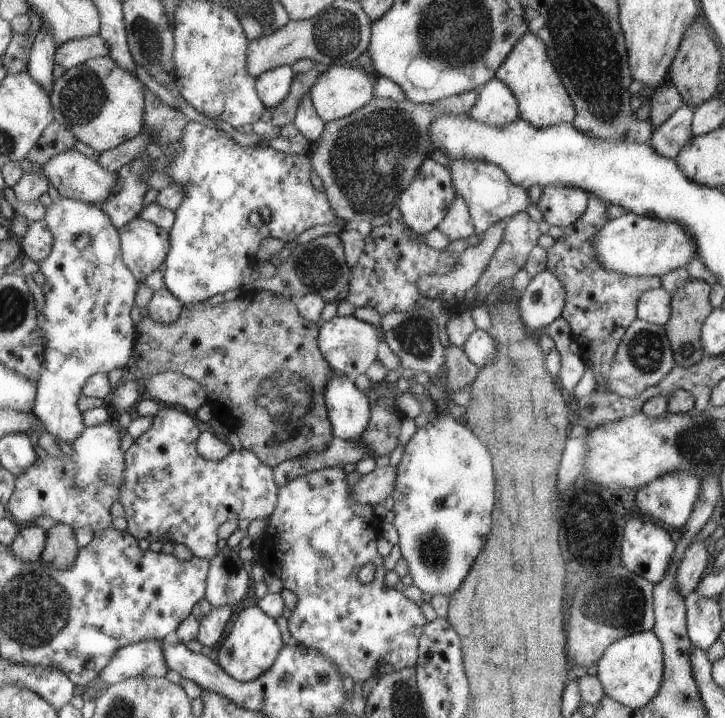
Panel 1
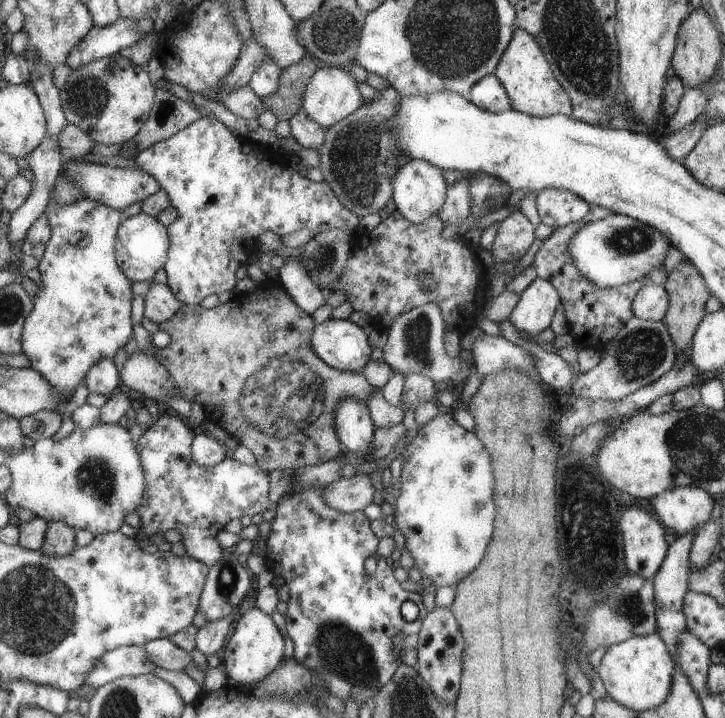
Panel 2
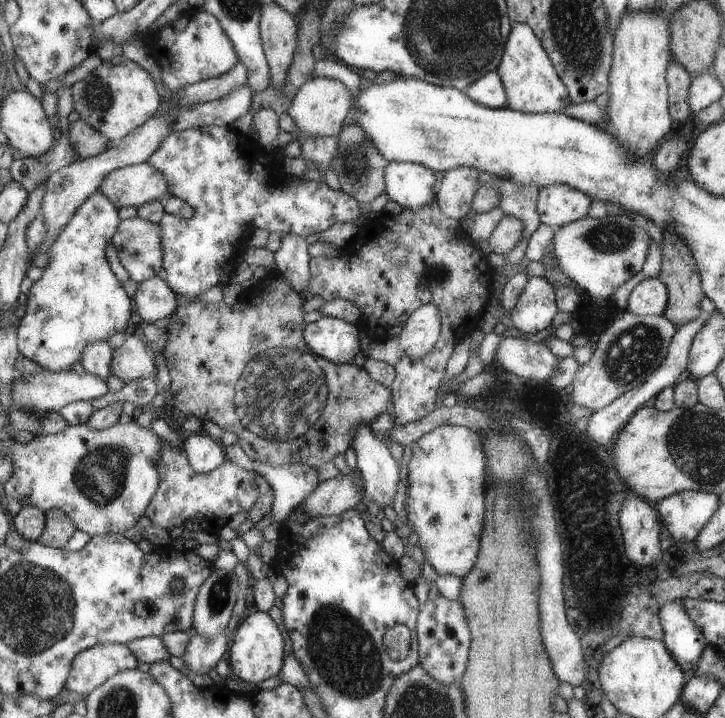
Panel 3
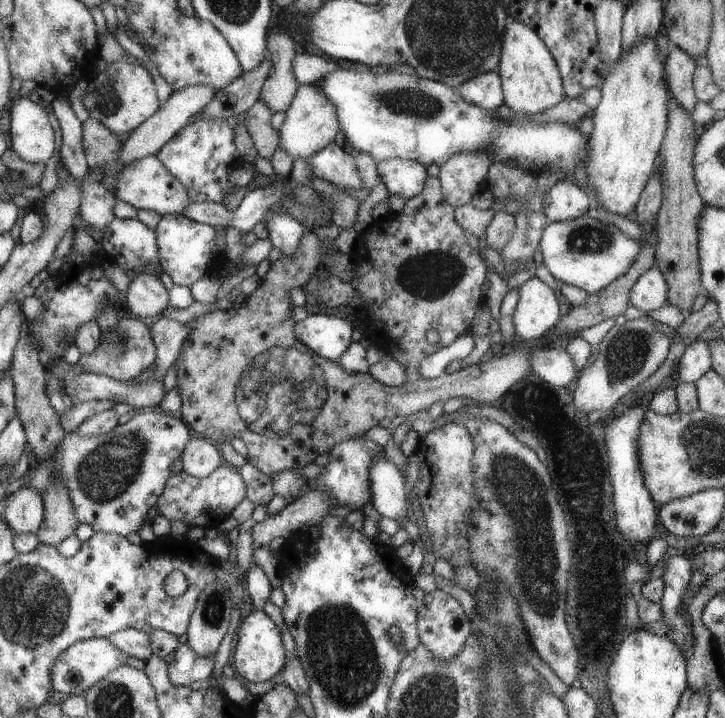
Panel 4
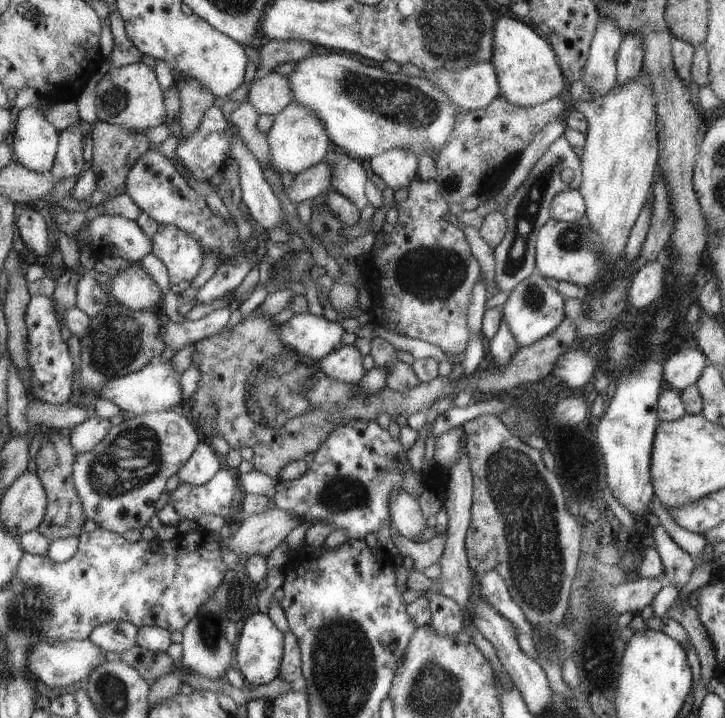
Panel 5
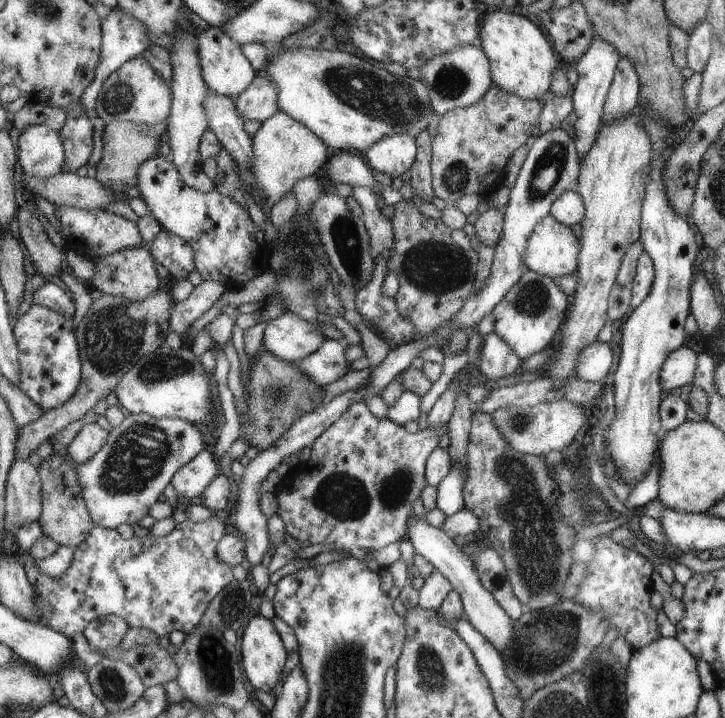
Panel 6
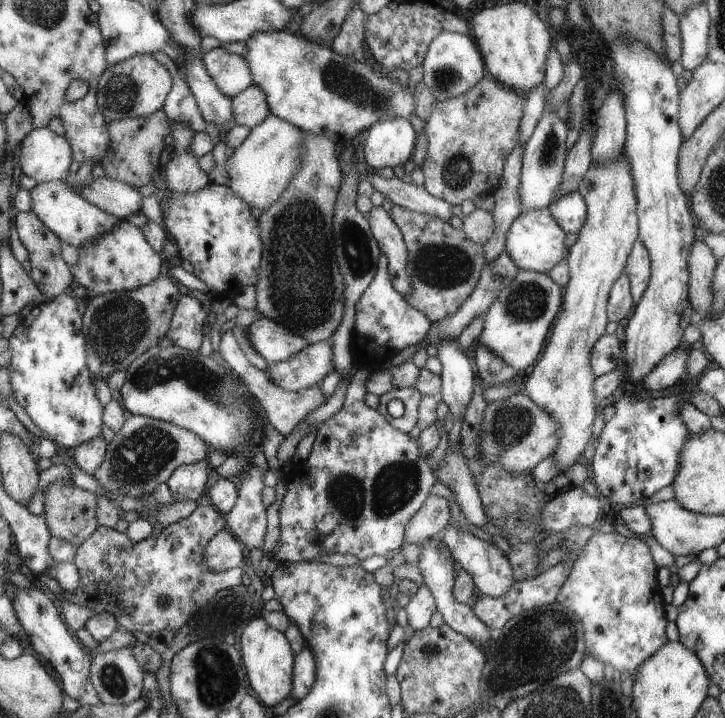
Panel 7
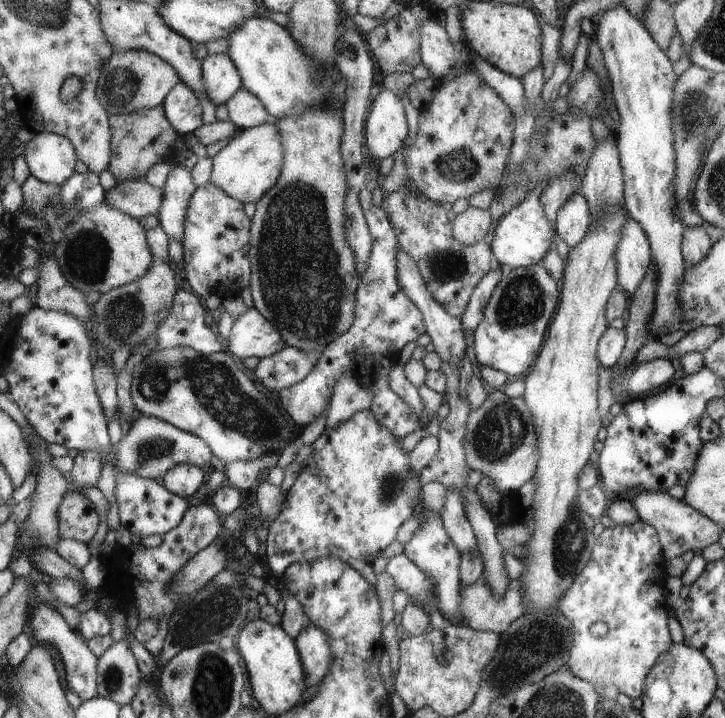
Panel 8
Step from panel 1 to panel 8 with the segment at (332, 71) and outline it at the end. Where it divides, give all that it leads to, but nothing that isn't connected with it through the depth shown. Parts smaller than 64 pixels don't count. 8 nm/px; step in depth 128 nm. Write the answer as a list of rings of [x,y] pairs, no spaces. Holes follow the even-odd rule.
[[[272,123],[259,124],[241,130],[232,140],[223,146],[212,158],[209,184],[215,185],[227,196],[239,203],[255,203],[278,180],[282,168],[283,149],[279,132]]]

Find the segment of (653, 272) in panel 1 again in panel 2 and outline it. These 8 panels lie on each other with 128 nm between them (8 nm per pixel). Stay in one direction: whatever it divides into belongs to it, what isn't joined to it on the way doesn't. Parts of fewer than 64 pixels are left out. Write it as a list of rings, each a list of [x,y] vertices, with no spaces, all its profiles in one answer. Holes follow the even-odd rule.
[[[611,213],[610,216],[587,222],[571,234],[567,240],[567,252],[575,264],[575,270],[599,288],[612,288],[640,280],[653,268],[663,265],[667,246],[666,236],[641,221],[629,216]]]

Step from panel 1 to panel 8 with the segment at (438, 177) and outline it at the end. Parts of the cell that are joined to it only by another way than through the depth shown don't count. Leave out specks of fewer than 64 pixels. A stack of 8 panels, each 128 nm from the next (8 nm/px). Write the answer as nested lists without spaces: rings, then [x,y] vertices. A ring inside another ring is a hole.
[[[384,87],[375,96],[375,100],[370,102],[368,110],[364,144],[368,156],[378,163],[403,146],[407,136],[407,122],[401,102]]]

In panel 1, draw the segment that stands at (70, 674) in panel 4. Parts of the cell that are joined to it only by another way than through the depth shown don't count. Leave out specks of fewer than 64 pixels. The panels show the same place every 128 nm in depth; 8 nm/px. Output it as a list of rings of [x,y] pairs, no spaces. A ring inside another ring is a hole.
[[[140,640],[118,648],[97,678],[112,685],[129,677],[163,677],[167,671],[160,641]]]

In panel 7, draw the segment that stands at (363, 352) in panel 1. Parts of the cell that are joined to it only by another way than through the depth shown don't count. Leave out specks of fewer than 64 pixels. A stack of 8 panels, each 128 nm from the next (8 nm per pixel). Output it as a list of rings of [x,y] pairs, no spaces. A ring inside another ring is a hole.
[[[265,317],[245,326],[244,331],[250,347],[267,364],[285,360],[306,346],[301,336],[289,332],[282,324]]]

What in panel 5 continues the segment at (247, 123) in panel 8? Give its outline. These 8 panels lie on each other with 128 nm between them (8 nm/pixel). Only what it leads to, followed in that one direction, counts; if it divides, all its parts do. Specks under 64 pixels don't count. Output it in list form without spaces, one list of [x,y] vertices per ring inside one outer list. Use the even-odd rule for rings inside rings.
[[[271,71],[249,82],[245,100],[252,104],[259,115],[275,116],[292,101],[292,88],[285,75]]]

